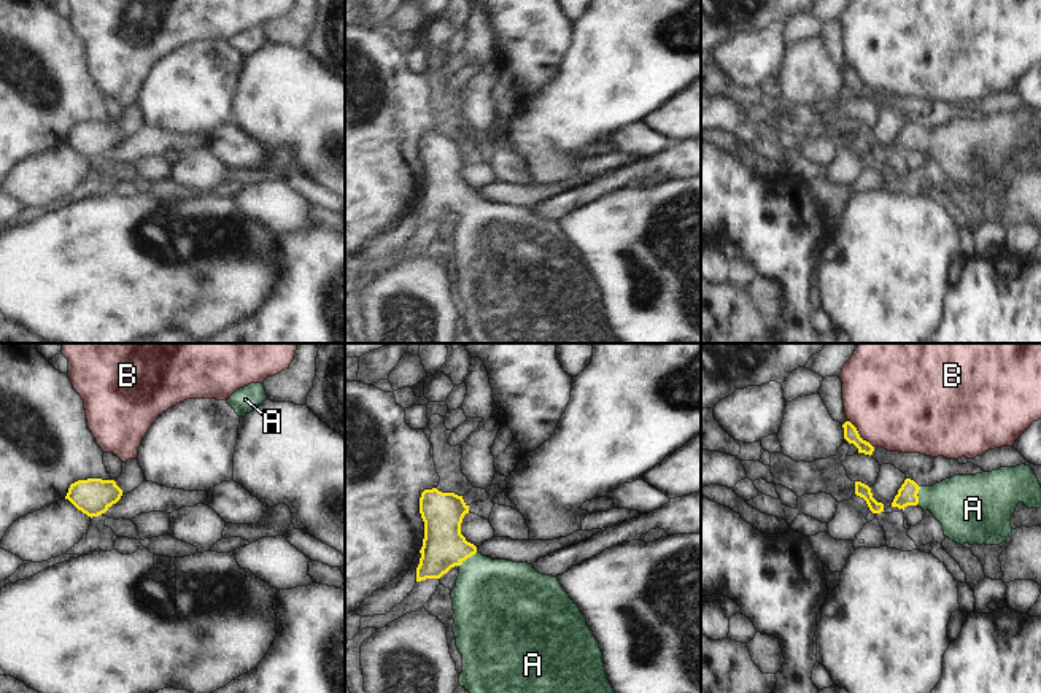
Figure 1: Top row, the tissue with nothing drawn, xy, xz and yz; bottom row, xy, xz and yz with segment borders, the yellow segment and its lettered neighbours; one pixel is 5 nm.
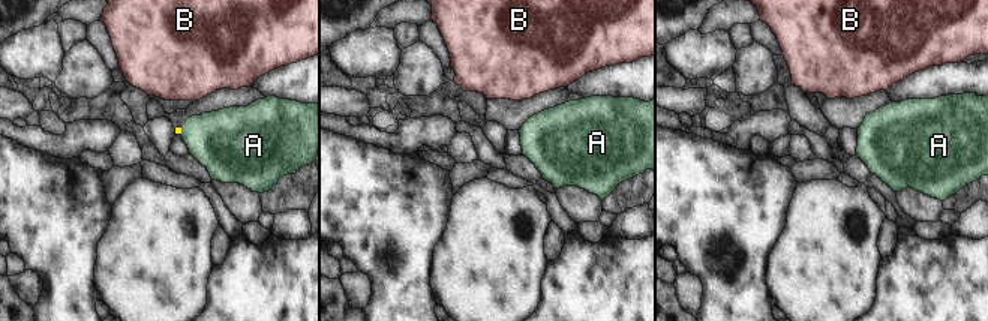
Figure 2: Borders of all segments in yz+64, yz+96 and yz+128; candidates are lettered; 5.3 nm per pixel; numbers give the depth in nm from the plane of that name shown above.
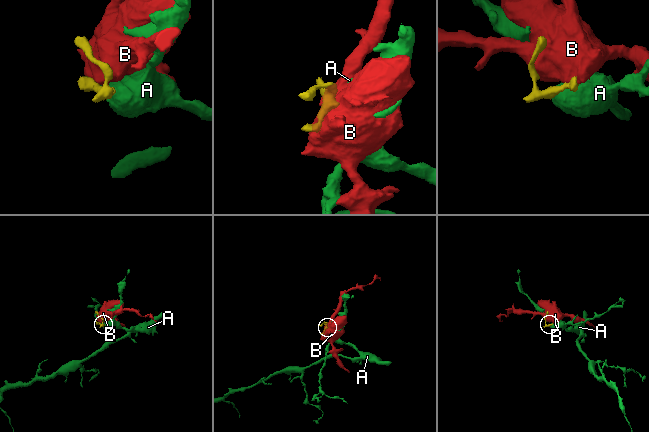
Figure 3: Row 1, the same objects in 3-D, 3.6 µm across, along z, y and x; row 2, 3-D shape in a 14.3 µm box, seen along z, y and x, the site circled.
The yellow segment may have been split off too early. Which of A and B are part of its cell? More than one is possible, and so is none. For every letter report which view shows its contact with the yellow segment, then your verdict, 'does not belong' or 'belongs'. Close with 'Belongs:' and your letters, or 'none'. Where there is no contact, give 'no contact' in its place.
A: contact in xz; belongs
B: contact in yz; does not belong
Belongs: A

